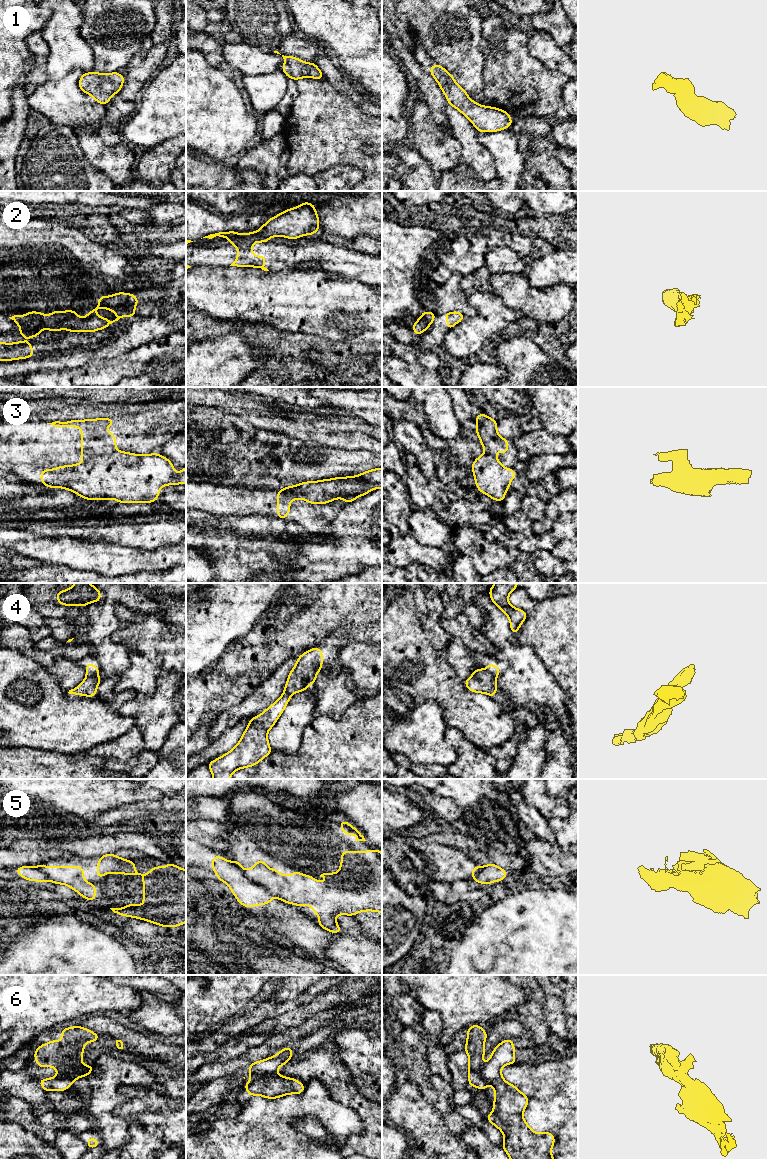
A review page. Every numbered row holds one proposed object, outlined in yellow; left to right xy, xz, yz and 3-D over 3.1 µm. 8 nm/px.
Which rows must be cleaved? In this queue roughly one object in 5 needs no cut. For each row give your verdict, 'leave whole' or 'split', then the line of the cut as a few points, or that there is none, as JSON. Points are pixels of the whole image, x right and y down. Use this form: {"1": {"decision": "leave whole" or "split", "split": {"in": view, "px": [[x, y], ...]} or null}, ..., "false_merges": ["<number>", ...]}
{"1": {"decision": "leave whole", "split": null}, "2": {"decision": "split", "split": {"in": "xy", "px": [[75, 314], [65, 322], [62, 328]]}}, "3": {"decision": "split", "split": {"in": "xy", "px": [[115, 450], [107, 454], [96, 454], [86, 459]]}}, "4": {"decision": "split", "split": {"in": "xy", "px": [[97, 673], [87, 676]]}}, "5": {"decision": "split", "split": {"in": "xz", "px": [[232, 862], [247, 878], [262, 886], [273, 895]]}}, "6": {"decision": "split", "split": {"in": "xy", "px": [[80, 1060], [57, 1070]]}}, "false_merges": ["2", "3", "4", "5", "6"]}

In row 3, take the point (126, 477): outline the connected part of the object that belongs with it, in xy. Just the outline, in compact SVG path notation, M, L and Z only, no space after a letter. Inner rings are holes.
M115 451L108 455L93 456L79 464L43 469L40 479L45 486L67 489L87 500L114 499L119 503L151 503L158 499L161 487L186 483L186 467L177 475L171 461L156 452L138 455Z

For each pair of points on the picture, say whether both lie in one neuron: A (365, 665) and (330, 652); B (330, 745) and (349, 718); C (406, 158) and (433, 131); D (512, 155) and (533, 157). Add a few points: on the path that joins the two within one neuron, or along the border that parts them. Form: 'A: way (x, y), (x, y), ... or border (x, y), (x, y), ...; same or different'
A: border (358, 641), (350, 641), (341, 649), (338, 666); different
B: way (337, 738), (349, 725); same
C: border (413, 148), (431, 166); different
D: border (516, 133), (518, 150), (523, 158), (523, 174); different

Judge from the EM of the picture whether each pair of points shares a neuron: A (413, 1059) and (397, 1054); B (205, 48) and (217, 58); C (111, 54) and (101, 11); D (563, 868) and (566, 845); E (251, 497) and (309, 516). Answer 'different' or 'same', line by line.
A: different
B: same
C: same
D: different
E: same

